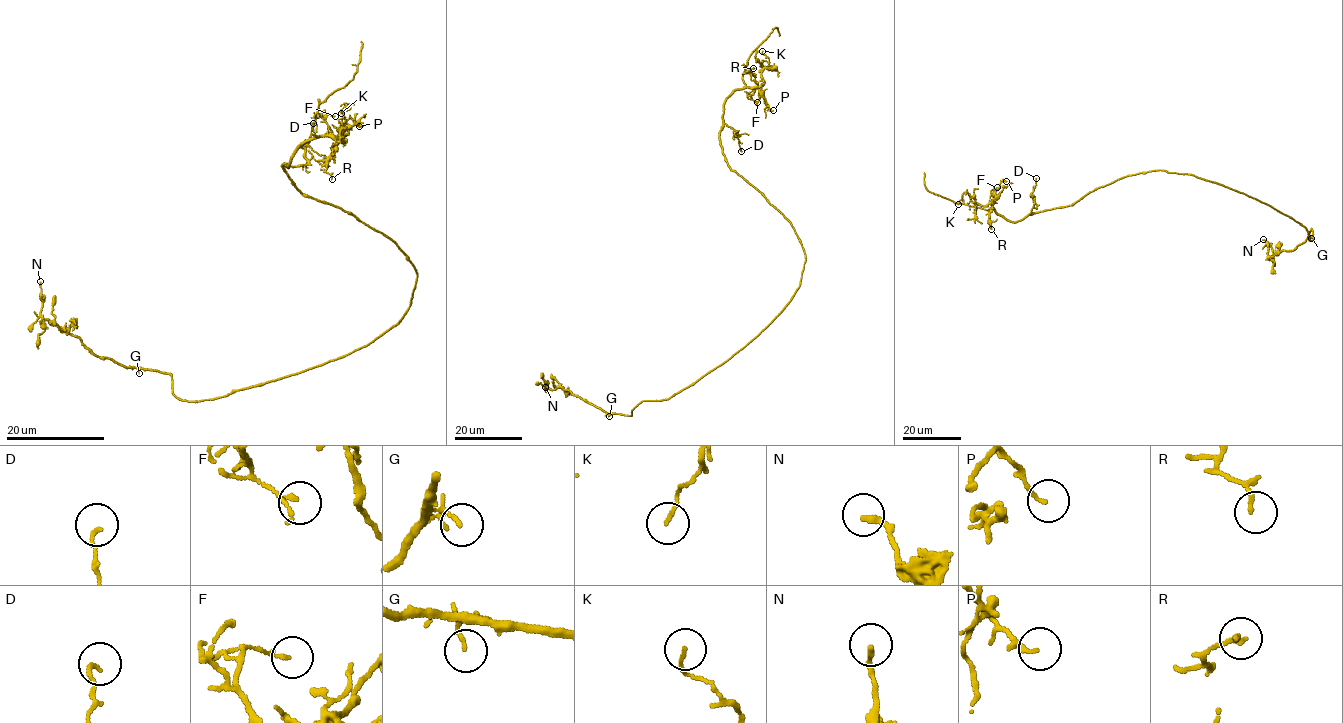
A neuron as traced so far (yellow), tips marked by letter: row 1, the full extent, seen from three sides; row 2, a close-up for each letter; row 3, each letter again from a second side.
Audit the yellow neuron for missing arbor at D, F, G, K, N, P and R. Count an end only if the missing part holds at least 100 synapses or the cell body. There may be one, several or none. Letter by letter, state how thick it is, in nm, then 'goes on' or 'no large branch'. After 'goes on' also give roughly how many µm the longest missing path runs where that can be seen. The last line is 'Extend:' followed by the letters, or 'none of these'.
D: 120 nm | no large branch
F: 140 nm | no large branch
G: 110 nm | no large branch
K: 100 nm | no large branch
N: 160 nm | no large branch
P: 130 nm | no large branch
R: 100 nm | no large branch
Extend: none of these

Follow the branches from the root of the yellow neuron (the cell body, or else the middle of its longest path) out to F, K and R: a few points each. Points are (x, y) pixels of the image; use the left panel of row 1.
F: (411, 298), (415, 268), (392, 239), (302, 193), (283, 167), (307, 140), (332, 133), (325, 118), (335, 116)
K: (411, 298), (415, 268), (392, 239), (302, 193), (283, 167), (307, 140), (344, 141), (350, 105), (341, 113)
R: (411, 298), (417, 274), (399, 246), (302, 193), (282, 163), (307, 140), (331, 136), (332, 179)

